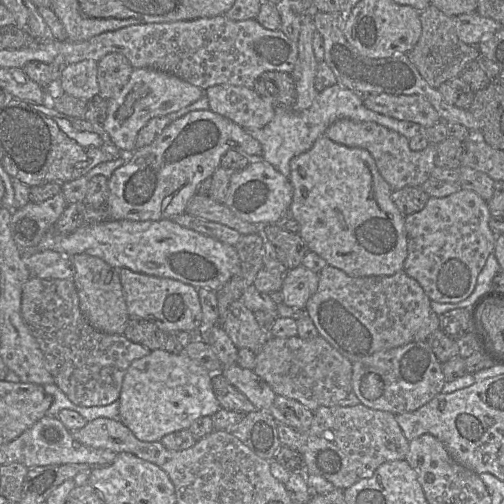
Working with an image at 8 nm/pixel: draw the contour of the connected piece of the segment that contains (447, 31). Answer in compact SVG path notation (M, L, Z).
M430 5L420 13L420 21L421 36L407 55L431 87L439 88L445 81L459 77L468 63L480 58L481 53L477 45L466 44L458 38L455 31L455 17L449 17Z

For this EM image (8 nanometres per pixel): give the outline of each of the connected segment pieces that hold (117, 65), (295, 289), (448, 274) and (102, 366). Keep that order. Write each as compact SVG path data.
M113 52L98 61L99 96L112 99L127 84L134 68L121 53Z
M302 264L284 275L281 292L285 305L304 309L307 301L317 291L319 284L319 273L316 273Z
M460 189L446 197L430 197L425 207L405 217L408 254L403 271L415 279L435 302L457 303L474 291L496 237L489 227L488 203L472 190Z
M31 276L23 285L21 316L36 339L56 384L78 406L106 406L119 399L126 371L132 361L151 351L123 334L95 330L79 306L73 279Z

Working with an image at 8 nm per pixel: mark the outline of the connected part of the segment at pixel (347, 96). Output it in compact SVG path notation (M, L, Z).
M340 84L326 87L317 94L312 105L302 111L275 109L273 119L263 128L249 132L262 146L262 159L269 162L285 177L290 176L290 161L292 158L307 152L314 142L325 134L327 128L339 119L352 119L360 122L374 122L395 131L408 140L422 133L422 126L417 123L398 120L365 107L363 97Z

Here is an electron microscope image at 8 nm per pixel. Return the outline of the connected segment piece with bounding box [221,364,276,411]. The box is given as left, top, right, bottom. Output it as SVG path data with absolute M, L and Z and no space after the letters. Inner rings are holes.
M233 364L223 366L221 373L230 384L240 390L253 403L257 410L269 411L276 393L253 370Z

